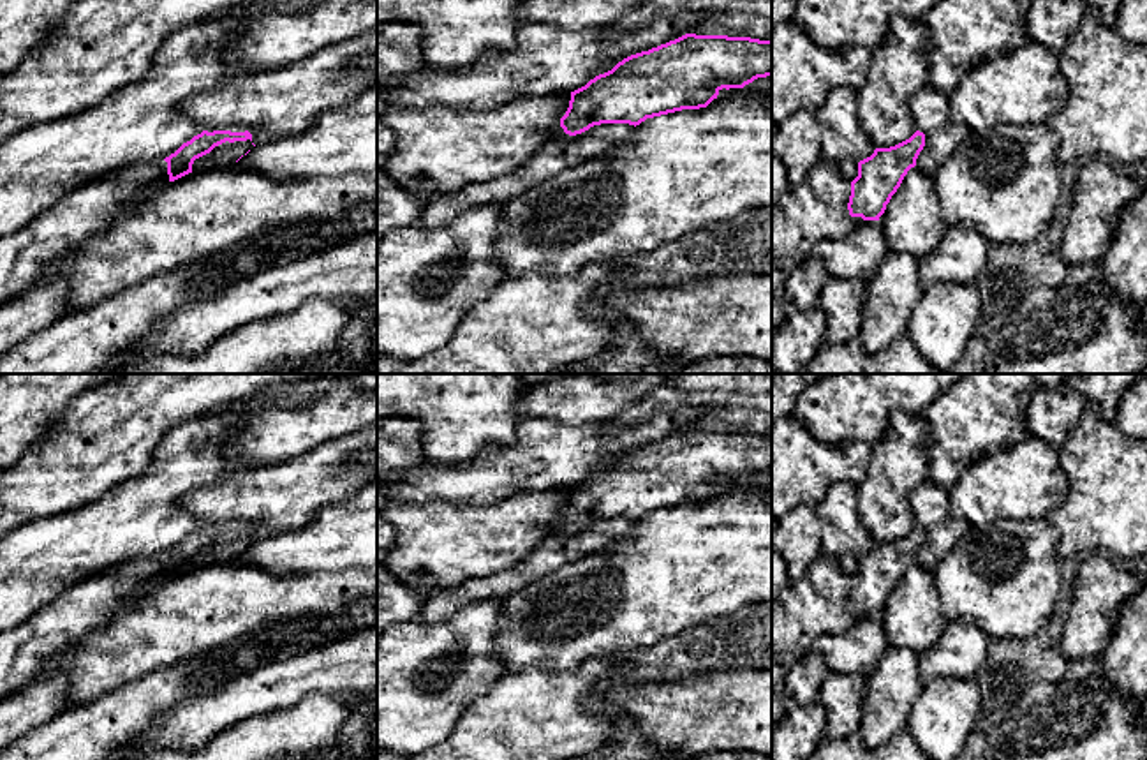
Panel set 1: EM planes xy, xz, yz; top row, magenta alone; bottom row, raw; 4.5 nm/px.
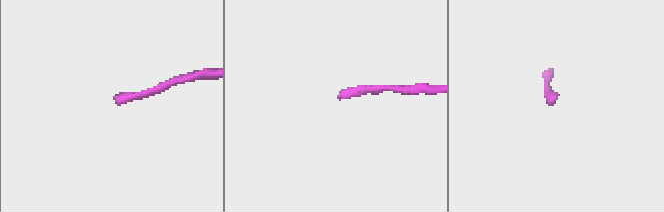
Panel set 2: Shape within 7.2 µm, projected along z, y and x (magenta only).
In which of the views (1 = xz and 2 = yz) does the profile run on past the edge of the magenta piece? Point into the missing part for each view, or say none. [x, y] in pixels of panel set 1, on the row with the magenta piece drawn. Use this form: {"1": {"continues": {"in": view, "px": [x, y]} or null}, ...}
{"1": {"continues": null}, "2": {"continues": null}}

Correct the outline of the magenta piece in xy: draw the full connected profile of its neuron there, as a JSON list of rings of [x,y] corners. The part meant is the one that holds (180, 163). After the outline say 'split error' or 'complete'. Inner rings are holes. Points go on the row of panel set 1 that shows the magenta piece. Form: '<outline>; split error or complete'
[[[203,130],[166,159],[122,169],[60,197],[16,233],[0,236],[0,307],[33,287],[58,257],[106,231],[169,182],[192,173],[196,159],[252,134]]]; split error

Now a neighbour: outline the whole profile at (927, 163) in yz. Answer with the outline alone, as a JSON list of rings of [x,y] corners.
[[[927,85],[920,90],[909,102],[911,116],[920,132],[925,134],[925,146],[916,159],[916,168],[925,175],[932,176],[944,164],[944,160],[962,145],[967,138],[969,129],[962,123],[957,123],[950,118],[950,99],[941,93],[932,85]]]

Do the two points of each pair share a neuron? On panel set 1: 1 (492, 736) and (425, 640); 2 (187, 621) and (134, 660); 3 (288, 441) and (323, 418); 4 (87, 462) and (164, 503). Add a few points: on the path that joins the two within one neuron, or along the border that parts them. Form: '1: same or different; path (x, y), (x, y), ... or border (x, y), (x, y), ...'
1: different; border (503, 678), (464, 711), (446, 737)
2: same; path (175, 623), (147, 648)
3: same; path (296, 432), (314, 420)
4: different; border (154, 452), (141, 473), (88, 501)

